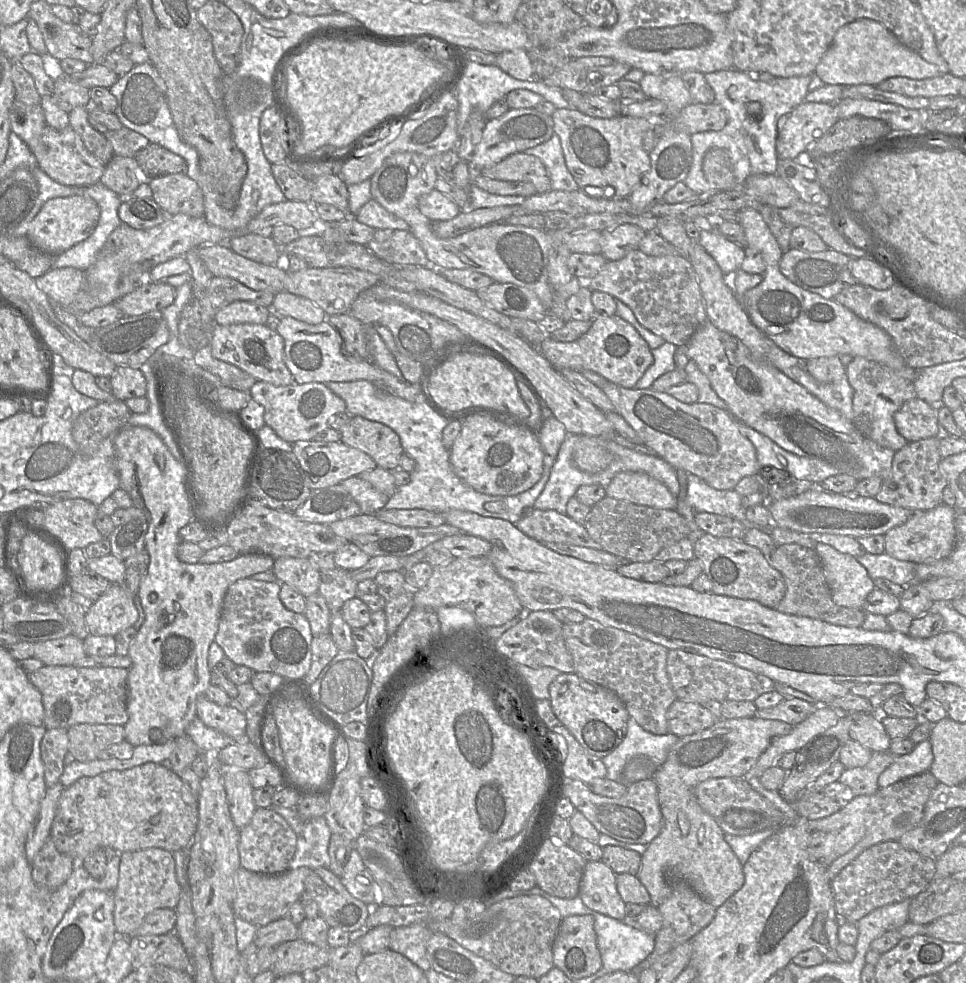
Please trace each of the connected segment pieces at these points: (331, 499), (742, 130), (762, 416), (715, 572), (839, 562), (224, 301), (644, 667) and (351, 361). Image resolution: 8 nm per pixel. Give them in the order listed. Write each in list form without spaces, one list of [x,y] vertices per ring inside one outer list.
[[[339,483],[314,489],[302,506],[294,512],[309,523],[330,524],[337,520],[361,514],[361,509],[347,490]]]
[[[736,69],[710,72],[704,76],[715,93],[715,103],[727,111],[728,122],[720,131],[691,135],[693,157],[684,180],[685,185],[698,195],[721,192],[707,181],[702,169],[703,158],[712,148],[723,149],[729,155],[739,188],[743,188],[743,183],[750,175],[776,174],[779,162],[776,153],[777,122],[781,116],[790,113],[805,101],[813,76],[780,77],[772,82],[762,82],[754,75]]]
[[[706,320],[683,348],[688,359],[693,360],[707,376],[711,387],[727,404],[734,419],[769,437],[784,450],[800,457],[822,461],[837,469],[840,474],[850,475],[858,481],[871,477],[888,480],[895,451],[881,447],[865,437],[851,419],[824,404],[767,360],[753,360],[749,349],[737,337],[719,330]]]
[[[701,534],[693,541],[695,558],[703,567],[703,573],[711,581],[711,592],[716,595],[751,599],[775,609],[786,593],[783,576],[769,562],[758,548],[746,544],[743,540],[727,537],[715,537]]]
[[[817,543],[814,550],[821,561],[833,601],[847,608],[863,608],[867,596],[876,589],[866,568],[855,557],[830,545]]]
[[[214,276],[210,284],[204,294],[204,297],[202,298],[195,298],[193,296],[193,287],[192,287],[192,294],[191,299],[188,301],[188,303],[183,308],[181,314],[180,314],[180,320],[178,324],[178,339],[180,343],[193,351],[198,351],[205,346],[207,346],[209,343],[211,343],[212,334],[214,326],[216,325],[216,314],[217,312],[227,306],[228,304],[235,302],[235,301],[249,301],[258,305],[262,305],[265,307],[271,307],[273,303],[275,294],[269,292],[269,291],[256,291],[253,290],[244,284],[240,283],[239,281],[229,278],[229,277],[216,277]]]
[[[590,618],[580,623],[563,624],[562,629],[576,674],[613,691],[630,717],[645,731],[656,735],[669,733],[667,710],[677,696],[666,671],[666,647]]]
[[[289,316],[280,317],[276,332],[284,339],[284,362],[295,383],[367,380],[386,393],[406,401],[423,402],[418,385],[407,383],[395,377],[378,367],[371,359],[346,356],[343,353],[342,339],[339,333],[327,320],[318,325],[311,325]]]

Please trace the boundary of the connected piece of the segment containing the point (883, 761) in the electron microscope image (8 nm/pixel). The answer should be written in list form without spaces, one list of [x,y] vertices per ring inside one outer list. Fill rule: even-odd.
[[[890,751],[872,752],[865,766],[846,768],[838,781],[850,787],[855,795],[874,795],[880,789],[879,776],[894,762],[895,758]]]

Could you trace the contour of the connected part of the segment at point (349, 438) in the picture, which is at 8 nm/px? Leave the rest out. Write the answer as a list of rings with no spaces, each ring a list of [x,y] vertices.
[[[353,416],[340,430],[342,443],[369,455],[378,467],[400,468],[404,453],[400,438],[390,427],[361,416]]]

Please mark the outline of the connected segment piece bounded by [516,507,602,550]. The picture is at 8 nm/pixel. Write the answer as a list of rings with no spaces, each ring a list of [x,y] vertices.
[[[532,507],[532,511],[522,517],[516,526],[540,543],[565,543],[602,550],[601,545],[589,536],[584,524],[578,524],[569,516],[555,510],[539,510]]]

